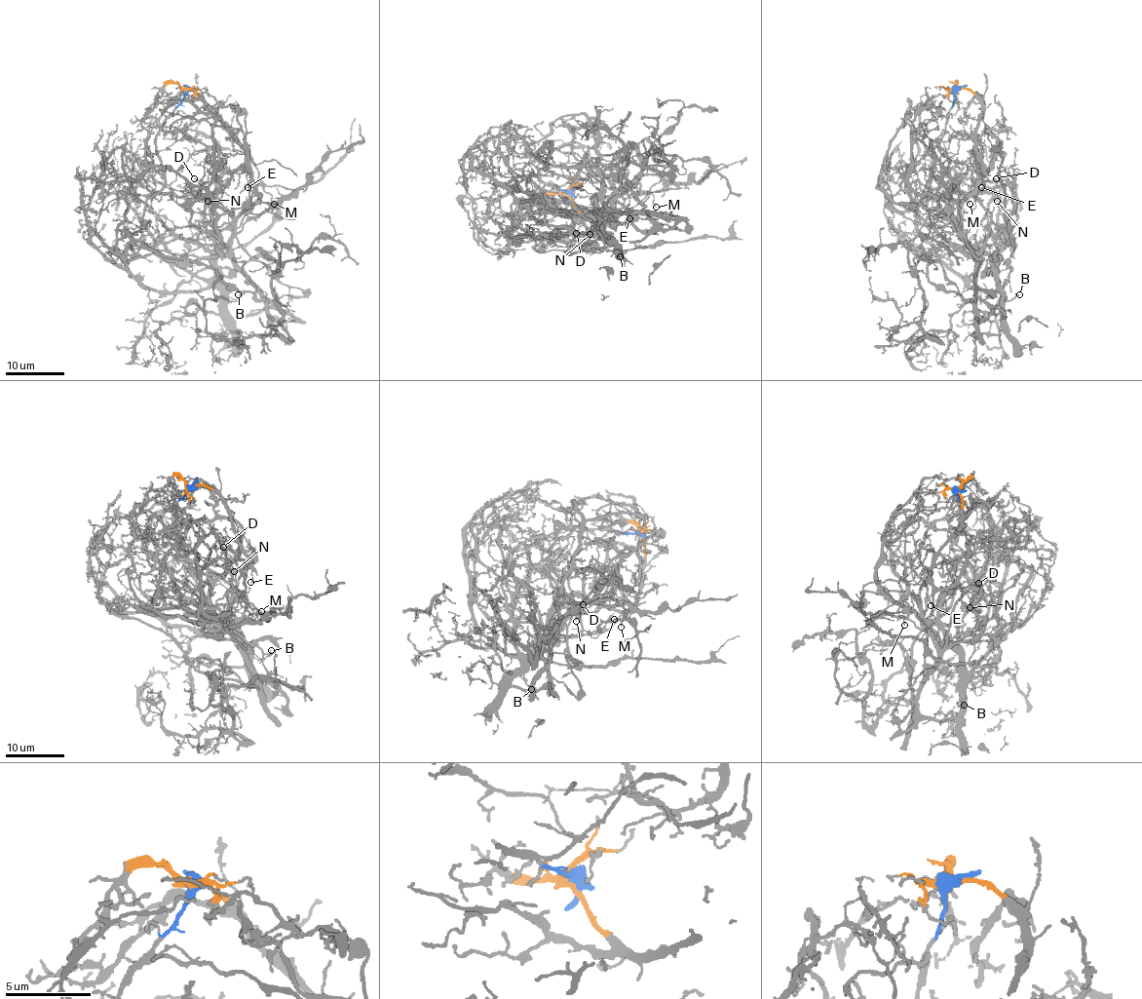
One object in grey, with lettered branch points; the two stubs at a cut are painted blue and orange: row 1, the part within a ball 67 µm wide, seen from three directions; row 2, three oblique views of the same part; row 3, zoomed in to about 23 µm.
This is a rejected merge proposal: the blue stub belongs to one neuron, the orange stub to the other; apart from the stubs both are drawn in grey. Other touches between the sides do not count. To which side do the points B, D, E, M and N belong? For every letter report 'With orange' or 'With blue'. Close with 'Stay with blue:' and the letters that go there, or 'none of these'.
B: With orange
D: With orange
E: With orange
M: With blue
N: With orange
Stay with blue: M

